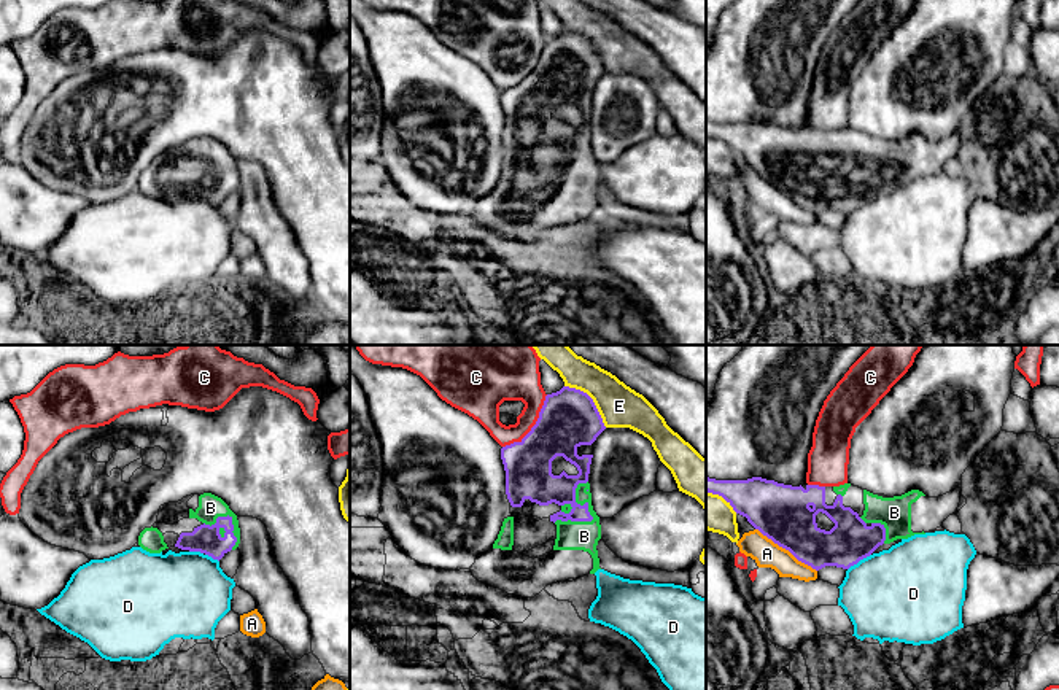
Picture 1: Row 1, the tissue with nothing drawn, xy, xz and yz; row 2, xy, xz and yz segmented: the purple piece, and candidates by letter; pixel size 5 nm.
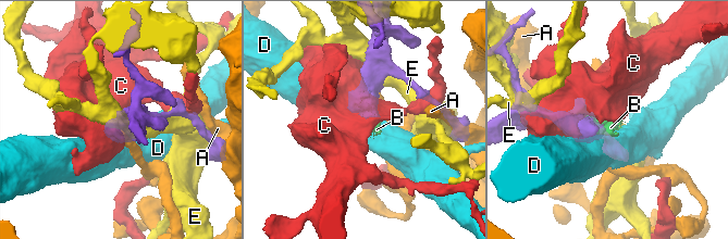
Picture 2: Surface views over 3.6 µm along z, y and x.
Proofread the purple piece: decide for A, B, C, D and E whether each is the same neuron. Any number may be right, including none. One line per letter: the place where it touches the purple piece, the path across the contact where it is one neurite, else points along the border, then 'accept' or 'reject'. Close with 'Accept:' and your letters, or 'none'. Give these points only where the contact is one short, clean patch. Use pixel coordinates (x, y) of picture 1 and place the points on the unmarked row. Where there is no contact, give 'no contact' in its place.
A: yz (786, 193) | reject
B: xz (589, 156) | accept
C: xz (533, 70) | reject
D: yz (859, 204) | along yz (870, 197), (848, 213) | reject
E: xz (592, 43) | reject
Accept: B

